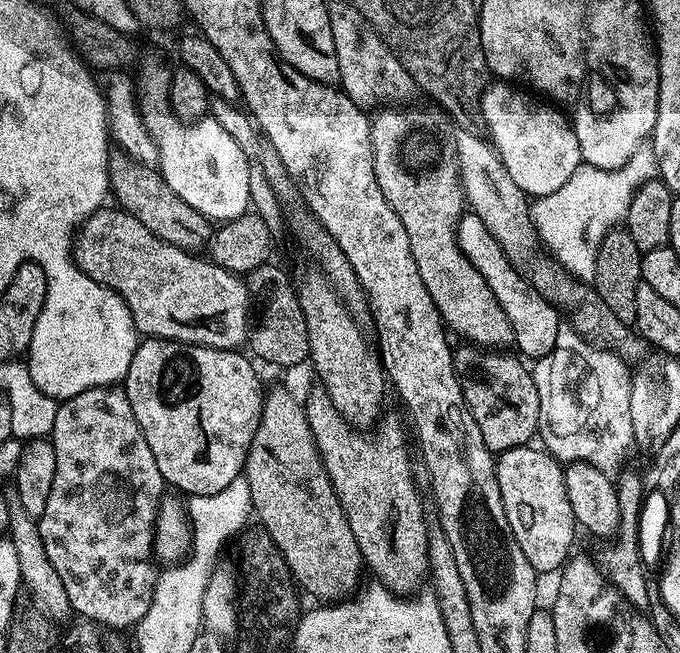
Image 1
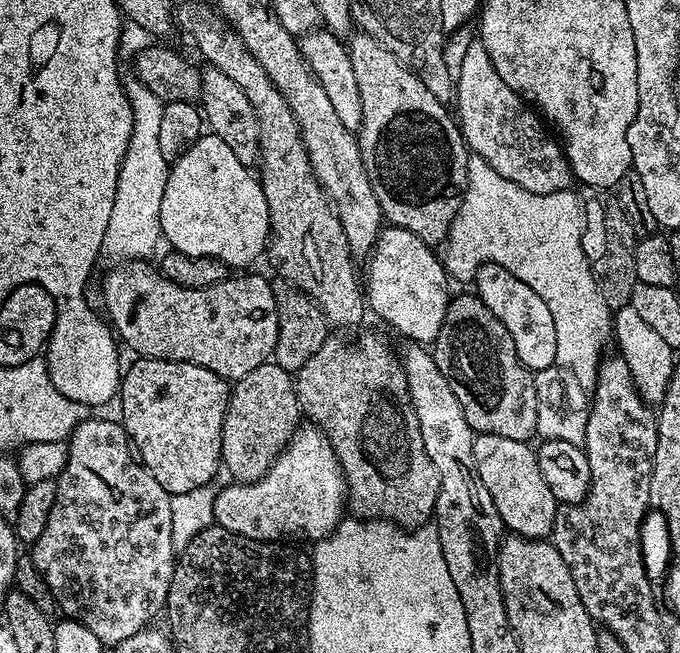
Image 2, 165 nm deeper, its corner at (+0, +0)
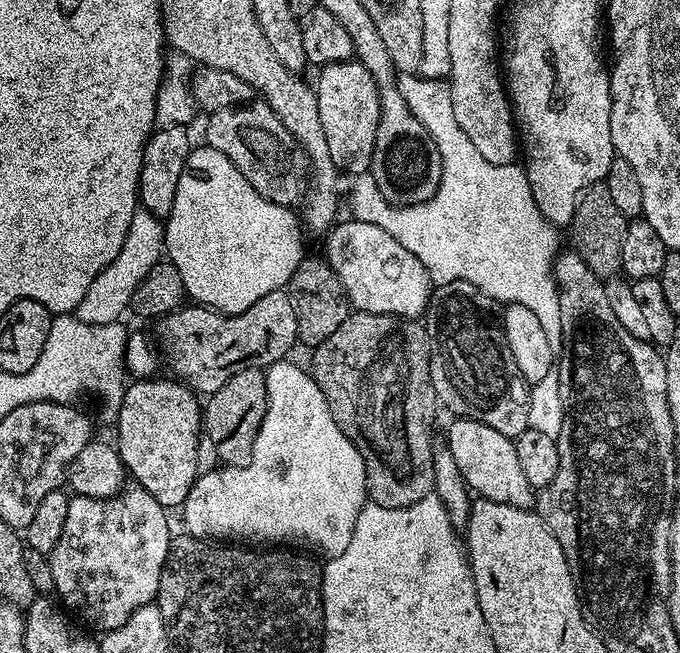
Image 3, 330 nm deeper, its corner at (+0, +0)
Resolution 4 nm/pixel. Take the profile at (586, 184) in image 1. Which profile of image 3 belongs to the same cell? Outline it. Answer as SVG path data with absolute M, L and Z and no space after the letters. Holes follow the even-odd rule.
M408 74L399 81L398 87L406 106L426 126L430 138L436 144L442 158L442 178L435 194L421 204L393 206L382 198L374 178L370 174L359 177L352 188L352 200L356 203L355 215L361 220L380 226L382 230L398 240L411 254L421 260L422 266L429 272L433 285L449 284L455 280L465 280L486 294L493 302L501 305L521 304L527 306L537 316L542 330L549 334L558 334L562 330L562 310L560 292L556 289L554 265L561 251L557 225L551 224L534 202L530 190L527 171L519 163L495 164L486 162L482 154L466 138L458 118L454 118L452 89L447 79L429 80Z

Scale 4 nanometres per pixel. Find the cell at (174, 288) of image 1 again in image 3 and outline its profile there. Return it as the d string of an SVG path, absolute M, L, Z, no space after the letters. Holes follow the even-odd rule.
M284 290L258 298L250 310L237 316L225 316L207 306L181 306L167 316L159 317L157 324L160 324L156 332L160 335L163 359L197 394L217 392L234 378L234 374L238 374L238 370L267 369L268 365L285 359L288 351L298 344L294 306Z

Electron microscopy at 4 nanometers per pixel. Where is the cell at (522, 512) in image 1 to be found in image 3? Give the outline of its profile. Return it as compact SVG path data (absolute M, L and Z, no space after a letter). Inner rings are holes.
M463 418L453 419L448 428L446 447L454 454L454 463L462 474L465 484L477 497L502 502L519 508L532 508L534 490L530 482L526 482L526 474L518 463L518 450L513 437L498 434L498 430L490 430L477 420Z

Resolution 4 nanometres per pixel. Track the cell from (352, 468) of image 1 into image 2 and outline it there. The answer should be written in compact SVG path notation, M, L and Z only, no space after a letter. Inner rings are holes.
M336 334L329 335L326 342L322 342L322 350L317 350L310 357L310 362L302 366L294 374L296 385L296 397L300 403L301 413L308 416L313 425L324 433L331 446L336 461L340 464L340 473L344 475L344 487L346 489L346 508L353 517L361 520L379 520L385 524L391 524L401 530L411 530L427 525L433 519L436 510L436 499L440 493L440 479L422 446L422 434L418 426L418 418L412 409L412 399L408 393L408 383L404 374L404 368L400 365L400 359L395 351L391 352L376 336L360 336L357 340L339 340Z

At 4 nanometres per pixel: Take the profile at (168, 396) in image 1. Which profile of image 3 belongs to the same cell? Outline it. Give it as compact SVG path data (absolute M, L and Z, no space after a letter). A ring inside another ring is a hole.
M140 378L129 383L124 390L124 401L120 407L120 415L114 421L114 427L120 437L114 440L121 462L127 469L127 475L135 481L139 488L146 490L154 502L158 502L166 510L179 509L186 502L190 490L194 486L200 464L200 440L202 444L202 404L197 393L179 379L160 380L161 378Z

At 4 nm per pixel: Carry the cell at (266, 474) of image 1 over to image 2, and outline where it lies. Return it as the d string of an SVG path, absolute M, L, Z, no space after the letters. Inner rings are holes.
M275 362L250 370L250 374L235 381L230 388L222 426L220 458L223 471L228 471L231 479L241 484L252 484L263 478L266 469L296 435L299 420L302 420L302 413L293 373L282 370Z

